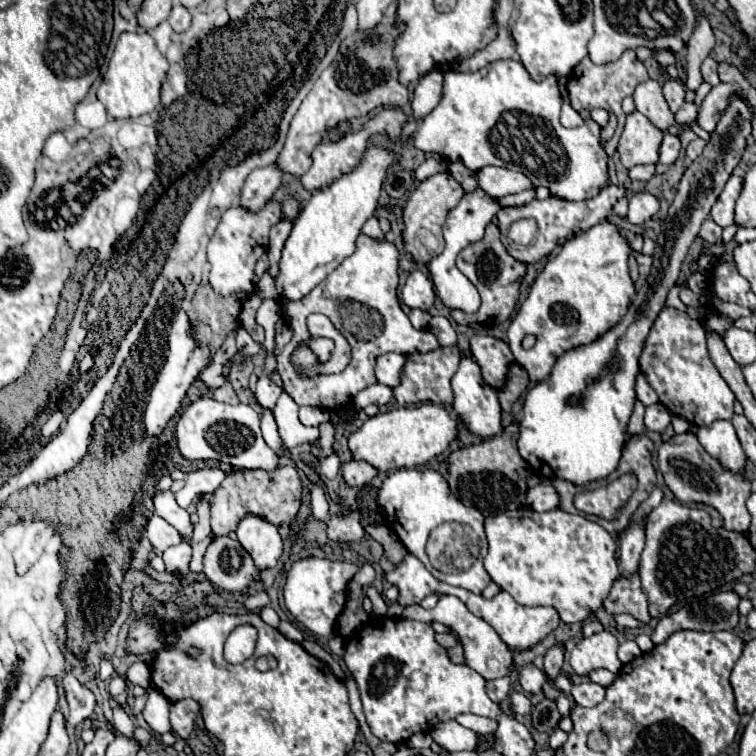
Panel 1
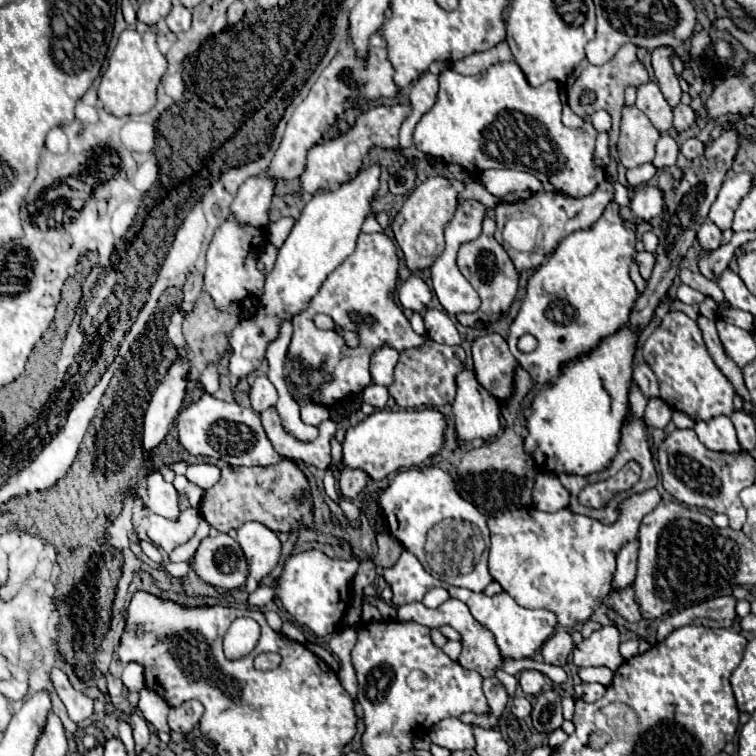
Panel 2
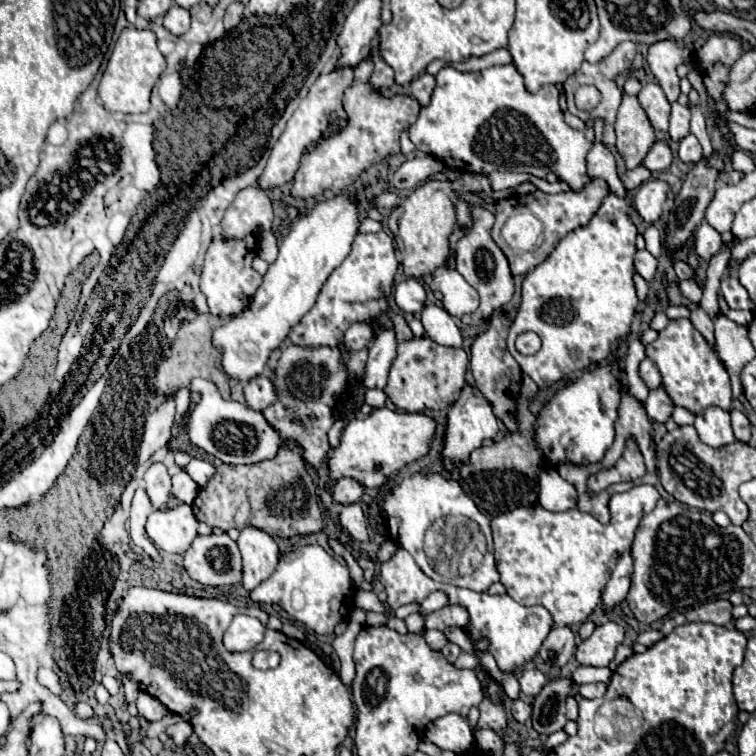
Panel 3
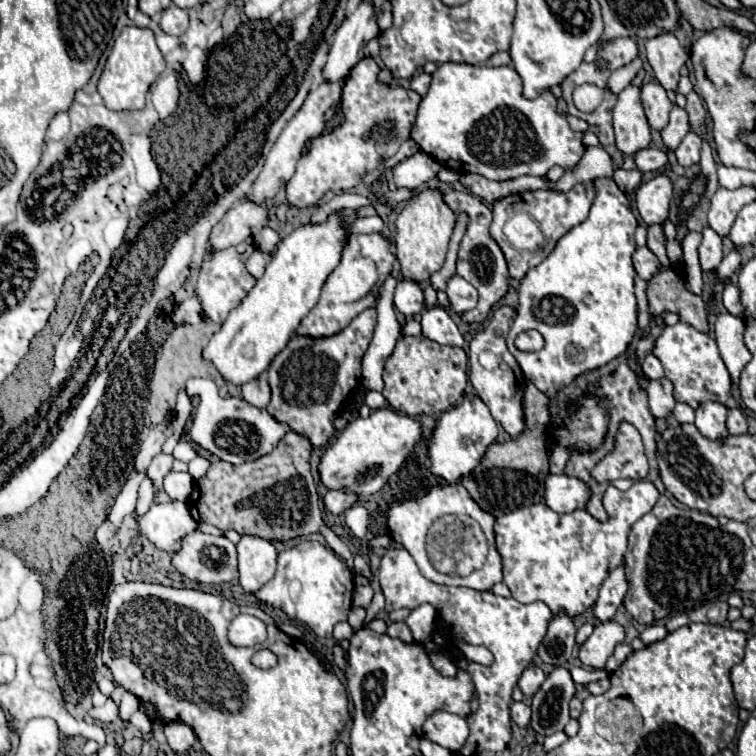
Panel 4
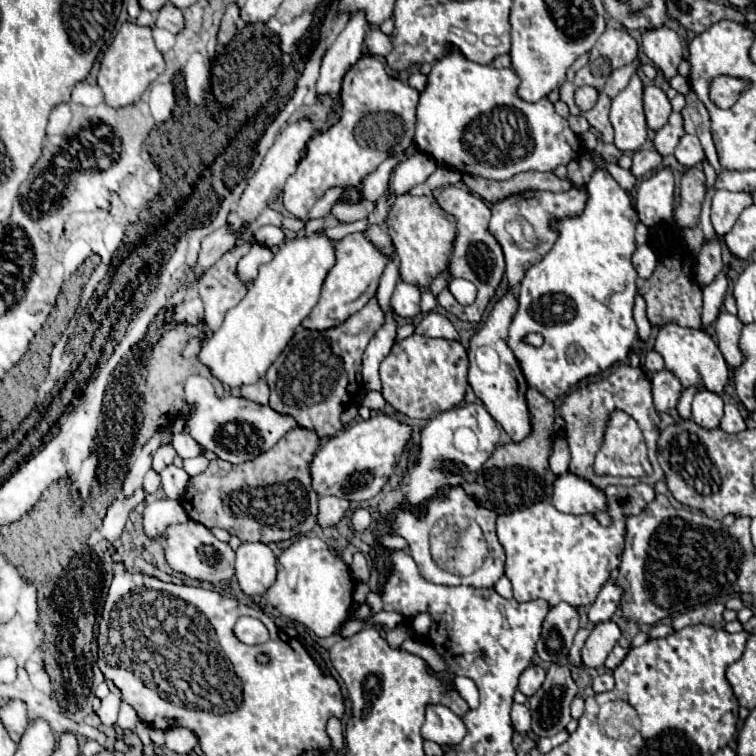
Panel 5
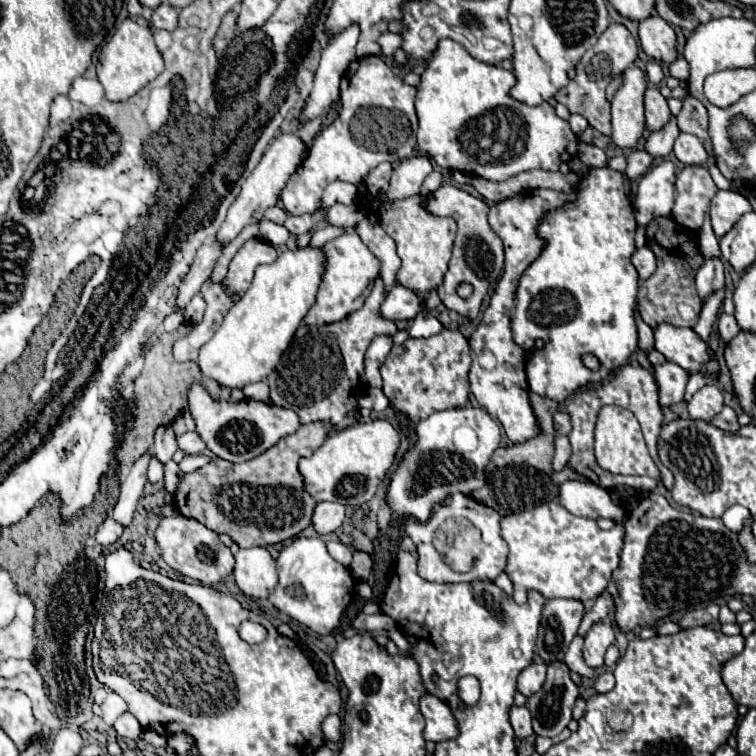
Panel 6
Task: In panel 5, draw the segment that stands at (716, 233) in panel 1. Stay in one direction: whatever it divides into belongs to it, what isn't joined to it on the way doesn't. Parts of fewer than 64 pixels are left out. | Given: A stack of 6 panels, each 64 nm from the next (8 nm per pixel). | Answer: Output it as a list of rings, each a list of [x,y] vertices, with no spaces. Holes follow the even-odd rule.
[[[714,240],[710,244],[704,244],[698,252],[698,272],[696,282],[700,288],[706,288],[716,280],[716,276],[722,272],[722,256],[720,256],[720,242]]]

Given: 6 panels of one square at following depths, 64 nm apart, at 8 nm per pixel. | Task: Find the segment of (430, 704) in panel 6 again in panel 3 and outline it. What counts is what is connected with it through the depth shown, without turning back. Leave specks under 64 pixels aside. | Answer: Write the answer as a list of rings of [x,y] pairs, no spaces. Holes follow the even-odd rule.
[[[446,714],[432,720],[426,726],[426,738],[442,750],[450,750],[454,754],[464,754],[474,744],[468,720],[458,714]]]

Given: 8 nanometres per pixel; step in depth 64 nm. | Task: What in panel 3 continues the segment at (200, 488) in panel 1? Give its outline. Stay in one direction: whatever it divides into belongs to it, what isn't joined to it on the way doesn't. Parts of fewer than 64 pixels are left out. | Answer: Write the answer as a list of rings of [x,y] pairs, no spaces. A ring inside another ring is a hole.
[[[192,458],[190,464],[186,466],[186,472],[190,474],[190,478],[198,484],[198,486],[204,486],[212,474],[214,474],[214,466],[206,460],[198,460],[198,458]]]

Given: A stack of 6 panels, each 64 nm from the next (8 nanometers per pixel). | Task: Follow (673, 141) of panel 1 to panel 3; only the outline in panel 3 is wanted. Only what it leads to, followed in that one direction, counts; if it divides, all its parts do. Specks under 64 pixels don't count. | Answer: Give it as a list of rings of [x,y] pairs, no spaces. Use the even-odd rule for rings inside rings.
[[[656,142],[642,160],[642,166],[648,168],[650,172],[662,172],[670,166],[670,162],[672,162],[672,152],[668,142]]]

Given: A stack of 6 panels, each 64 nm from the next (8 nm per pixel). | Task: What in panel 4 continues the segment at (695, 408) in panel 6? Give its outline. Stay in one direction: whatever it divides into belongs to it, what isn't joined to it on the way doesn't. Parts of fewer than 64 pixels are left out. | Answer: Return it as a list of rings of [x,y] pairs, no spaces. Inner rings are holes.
[[[702,402],[696,408],[696,428],[710,440],[726,436],[726,406],[720,402]]]

